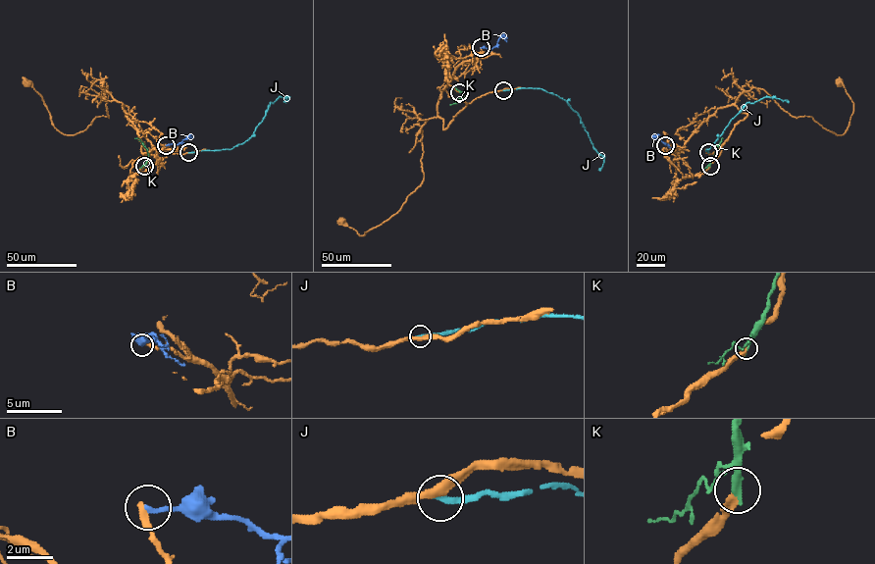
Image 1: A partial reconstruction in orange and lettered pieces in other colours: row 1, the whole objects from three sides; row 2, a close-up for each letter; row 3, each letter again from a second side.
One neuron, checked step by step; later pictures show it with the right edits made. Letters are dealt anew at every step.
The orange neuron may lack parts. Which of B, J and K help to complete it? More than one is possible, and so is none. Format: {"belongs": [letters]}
{"belongs": []}

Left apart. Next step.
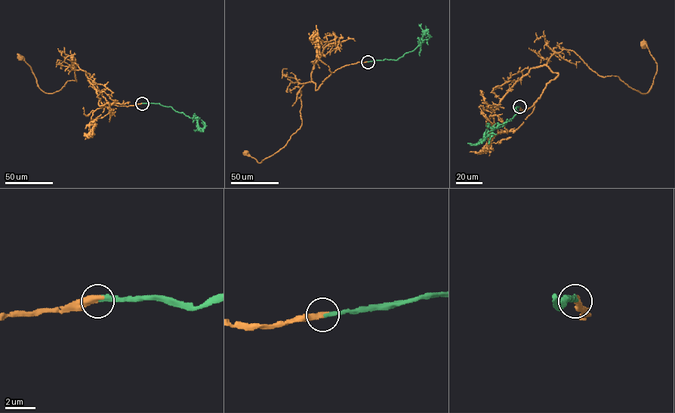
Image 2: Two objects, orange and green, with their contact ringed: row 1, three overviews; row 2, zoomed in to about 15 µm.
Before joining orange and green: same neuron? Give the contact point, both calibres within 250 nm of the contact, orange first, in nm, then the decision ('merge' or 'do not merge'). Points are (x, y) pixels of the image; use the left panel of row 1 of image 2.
at (142, 103); 460 nm thick on the orange side, 320 nm on the other; merge

